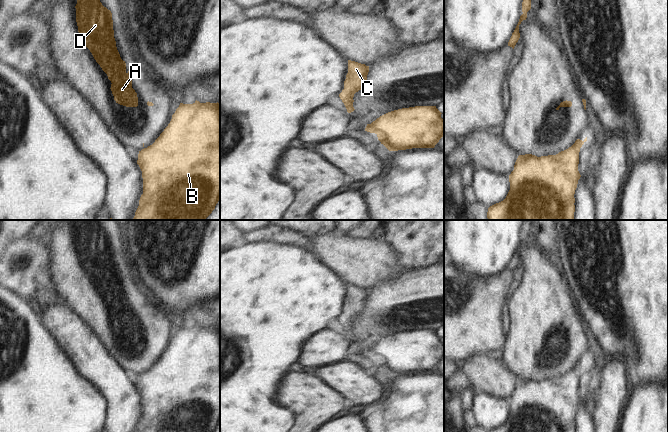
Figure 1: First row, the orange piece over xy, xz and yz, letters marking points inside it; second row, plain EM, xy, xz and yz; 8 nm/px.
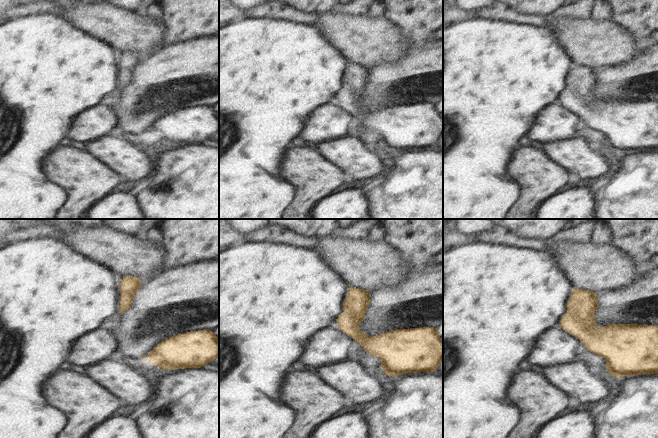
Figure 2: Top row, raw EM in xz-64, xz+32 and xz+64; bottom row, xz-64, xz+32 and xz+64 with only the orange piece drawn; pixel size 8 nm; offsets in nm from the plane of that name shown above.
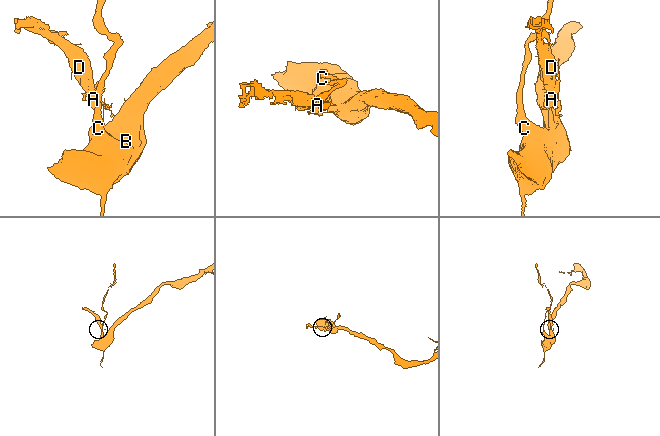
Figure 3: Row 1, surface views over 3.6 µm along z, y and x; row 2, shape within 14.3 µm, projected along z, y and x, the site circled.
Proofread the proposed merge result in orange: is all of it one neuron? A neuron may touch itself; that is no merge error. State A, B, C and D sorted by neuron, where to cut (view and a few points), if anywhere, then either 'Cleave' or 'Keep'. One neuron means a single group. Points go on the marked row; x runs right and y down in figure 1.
Groups: A D / B C. Split along yz (571, 146), (579, 148). Cleave

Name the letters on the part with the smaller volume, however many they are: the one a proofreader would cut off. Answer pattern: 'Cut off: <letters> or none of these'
Cut off: A, D

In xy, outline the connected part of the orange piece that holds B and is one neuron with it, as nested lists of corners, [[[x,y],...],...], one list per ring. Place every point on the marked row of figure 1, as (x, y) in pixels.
[[[180,103],[172,119],[155,142],[139,151],[143,194],[132,220],[205,220],[220,199],[220,104]]]

